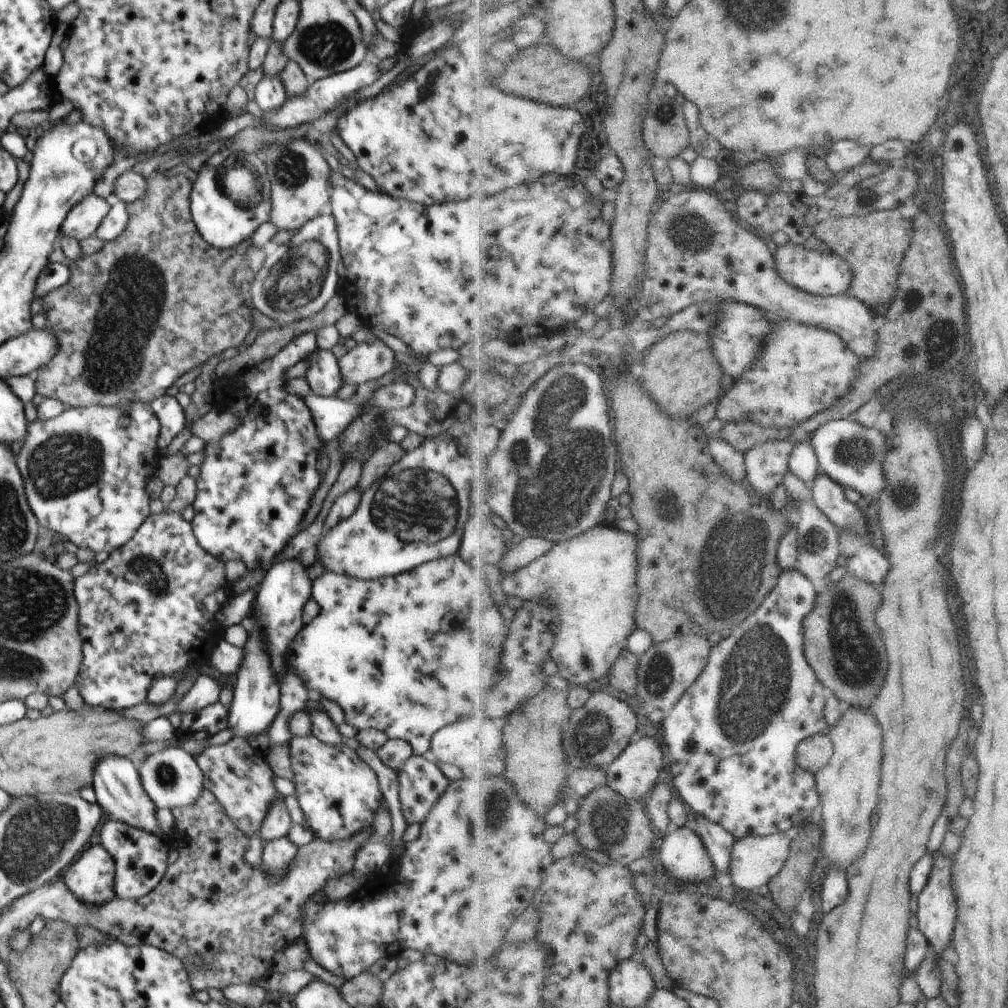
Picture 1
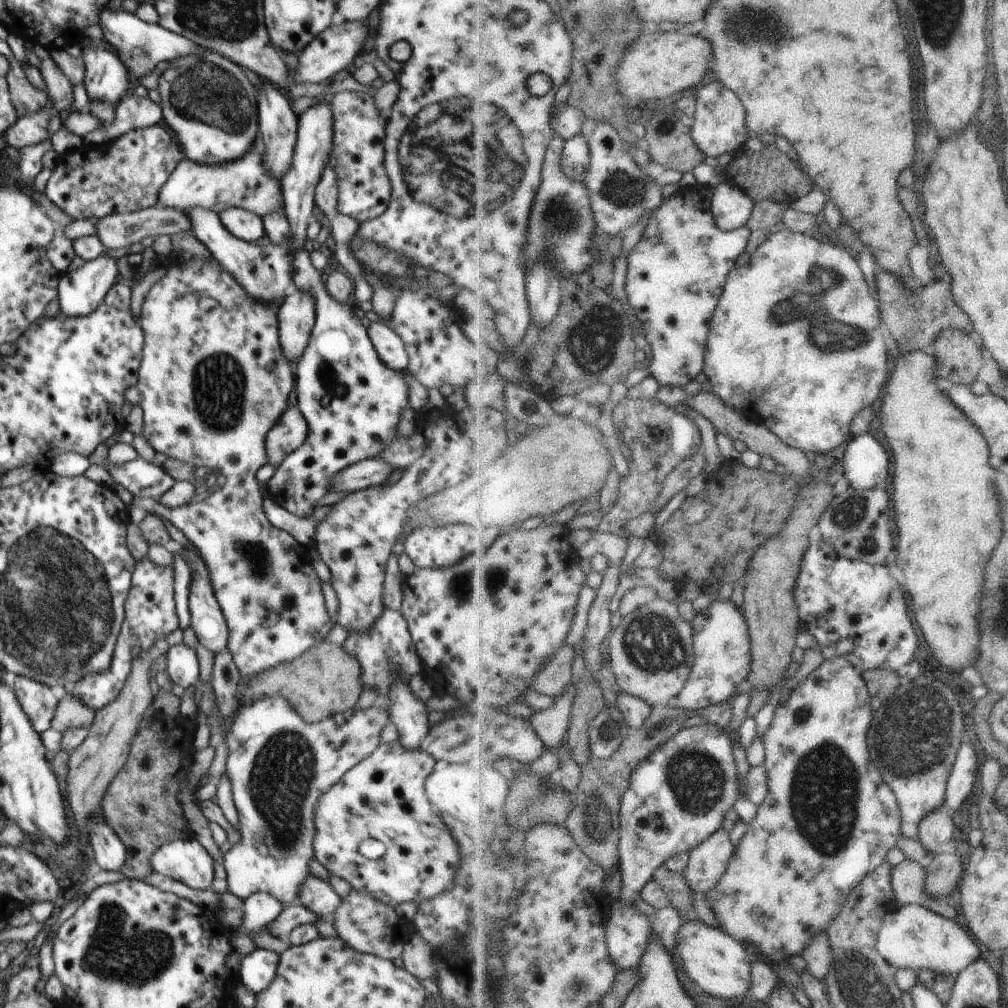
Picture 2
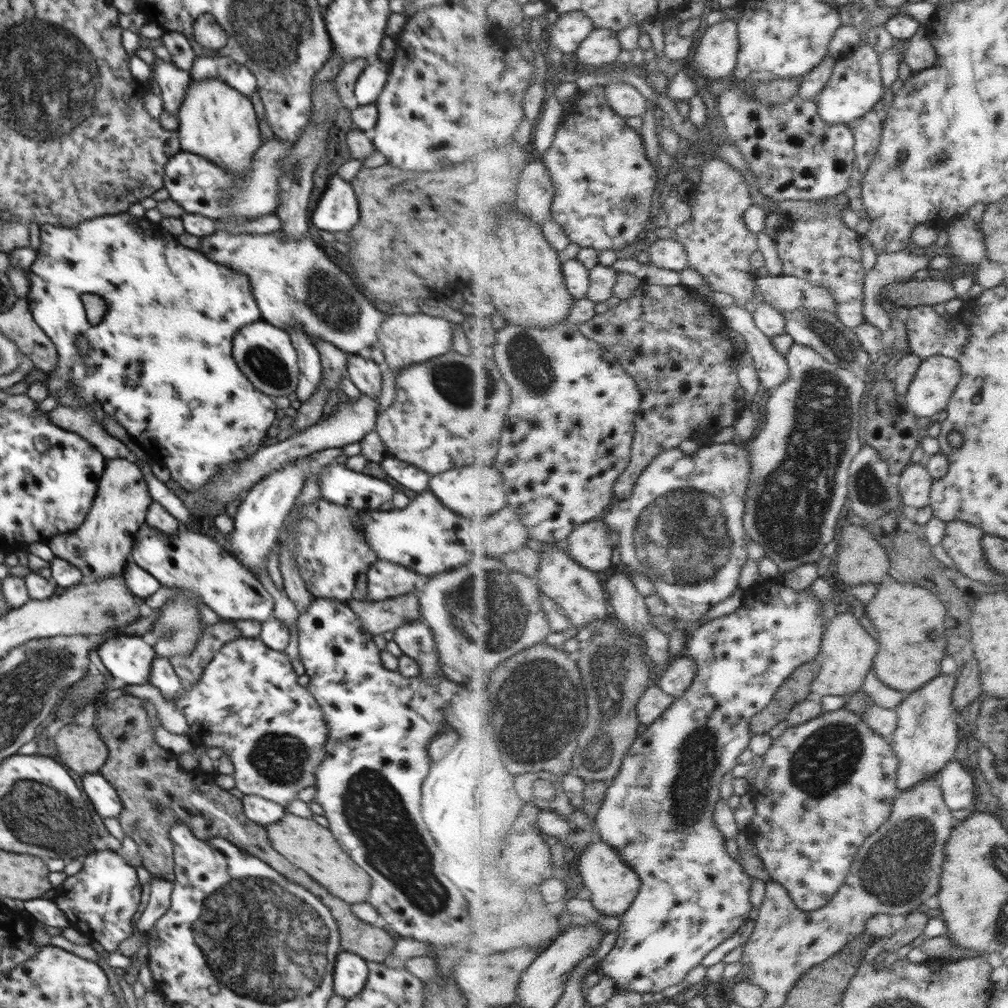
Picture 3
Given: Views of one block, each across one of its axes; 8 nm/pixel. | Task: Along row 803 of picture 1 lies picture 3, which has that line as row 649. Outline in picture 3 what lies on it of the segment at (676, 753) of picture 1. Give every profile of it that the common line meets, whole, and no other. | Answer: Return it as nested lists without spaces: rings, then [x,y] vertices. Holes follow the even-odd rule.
[[[768,580],[768,582],[764,582],[764,586],[760,586],[756,590],[756,606],[744,604],[740,610],[732,614],[723,617],[711,617],[710,620],[703,622],[690,638],[686,650],[686,654],[692,656],[700,666],[694,684],[686,692],[686,695],[677,697],[674,705],[660,719],[648,726],[643,735],[637,738],[632,751],[626,756],[621,775],[609,789],[606,802],[596,818],[597,836],[606,842],[610,842],[614,845],[614,848],[618,848],[622,852],[622,856],[628,860],[628,864],[640,874],[643,883],[640,895],[634,901],[634,906],[630,907],[630,910],[624,915],[624,923],[620,927],[618,943],[598,966],[604,974],[618,980],[620,989],[632,990],[642,994],[644,992],[658,994],[658,992],[664,992],[670,986],[686,982],[688,974],[696,966],[703,964],[708,954],[714,952],[726,940],[730,940],[734,934],[738,934],[738,930],[742,930],[750,922],[750,914],[755,907],[752,899],[754,879],[744,870],[744,866],[730,854],[728,839],[717,824],[718,804],[723,798],[722,786],[725,784],[726,776],[740,764],[740,756],[746,752],[746,748],[751,747],[751,740],[754,736],[751,731],[752,719],[770,706],[770,703],[776,699],[778,690],[786,684],[786,680],[794,672],[803,664],[814,662],[821,654],[821,646],[827,629],[824,612],[826,612],[824,601],[818,597],[818,593],[813,586],[804,591],[798,591],[798,589],[788,586],[786,583],[780,584],[780,582]]]

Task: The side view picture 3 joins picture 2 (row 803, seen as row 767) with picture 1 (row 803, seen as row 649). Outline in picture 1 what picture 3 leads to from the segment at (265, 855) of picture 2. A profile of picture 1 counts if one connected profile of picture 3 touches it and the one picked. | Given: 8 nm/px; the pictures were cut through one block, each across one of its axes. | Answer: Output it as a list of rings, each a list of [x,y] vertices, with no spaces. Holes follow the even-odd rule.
[[[235,736],[225,744],[218,744],[206,747],[197,757],[195,757],[200,770],[204,775],[204,789],[208,789],[218,799],[222,805],[222,810],[230,822],[247,837],[255,837],[262,828],[262,823],[266,820],[266,816],[270,814],[270,808],[274,806],[274,802],[280,798],[274,786],[274,772],[270,765],[256,752],[254,744],[250,744],[248,739]]]

